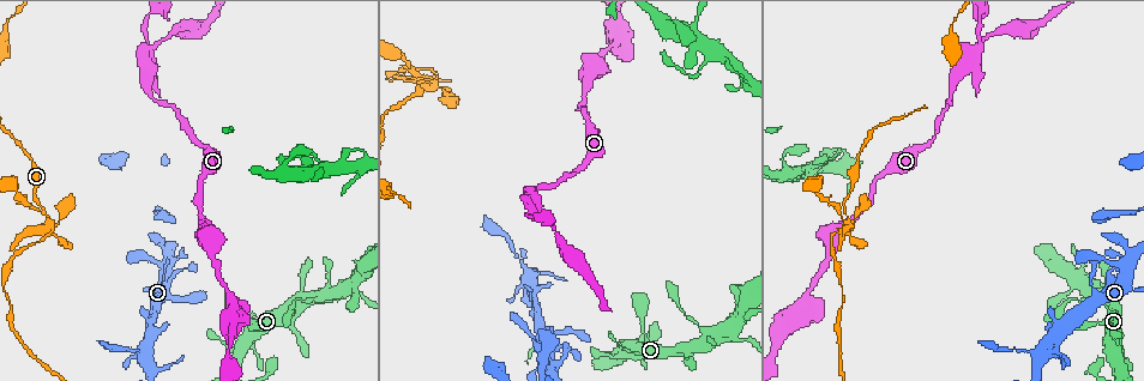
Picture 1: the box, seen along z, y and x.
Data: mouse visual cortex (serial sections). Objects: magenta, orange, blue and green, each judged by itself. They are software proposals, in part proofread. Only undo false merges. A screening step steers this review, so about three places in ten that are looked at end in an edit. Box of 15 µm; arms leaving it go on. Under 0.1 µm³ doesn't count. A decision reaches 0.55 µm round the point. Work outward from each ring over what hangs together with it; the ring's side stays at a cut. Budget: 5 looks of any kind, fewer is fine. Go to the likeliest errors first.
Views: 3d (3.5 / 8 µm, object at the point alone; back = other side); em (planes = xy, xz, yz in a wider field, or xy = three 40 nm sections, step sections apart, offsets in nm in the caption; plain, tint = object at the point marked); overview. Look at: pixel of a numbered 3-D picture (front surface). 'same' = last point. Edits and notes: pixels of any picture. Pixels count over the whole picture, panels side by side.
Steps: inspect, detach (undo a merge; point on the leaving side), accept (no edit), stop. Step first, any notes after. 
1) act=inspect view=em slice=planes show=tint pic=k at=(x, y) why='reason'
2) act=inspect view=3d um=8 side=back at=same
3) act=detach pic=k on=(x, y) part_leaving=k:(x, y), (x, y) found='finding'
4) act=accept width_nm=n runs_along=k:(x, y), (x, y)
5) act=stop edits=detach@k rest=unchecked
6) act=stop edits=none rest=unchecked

act=inspect view=em slice=xy step=2 show=tint pic=1 at=(846, 220) why='two arms at a narrow angle'

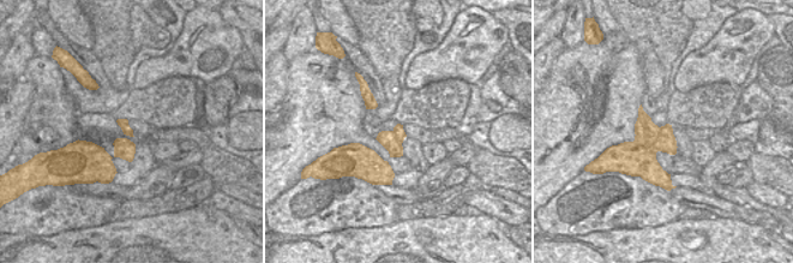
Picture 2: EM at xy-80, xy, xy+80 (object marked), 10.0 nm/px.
act=inspect view=3d um=3.5 at=same why='wider look'

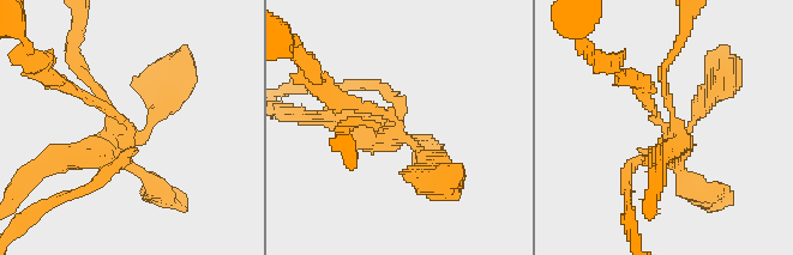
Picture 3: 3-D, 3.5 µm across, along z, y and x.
act=detach pic=3 on=(704, 105) part_leaving=3:(665, 127), (641, 84), (616, 68) found='a second cell is stuck on'

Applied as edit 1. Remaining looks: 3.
act=inspect view=3d um=3.5 pic=1 at=(979, 47) why='thin arm on a thick one'

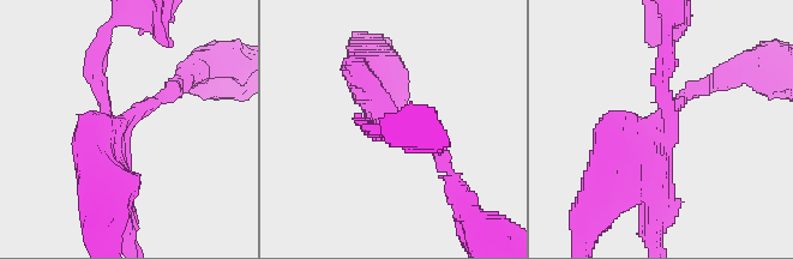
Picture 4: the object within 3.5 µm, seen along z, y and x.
act=inspect view=em slice=xy step=3 show=tint pic=4 at=(123, 126)

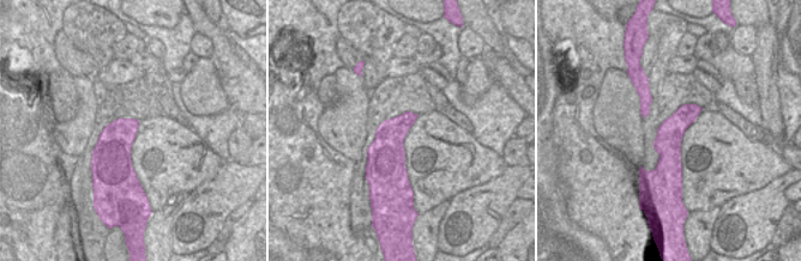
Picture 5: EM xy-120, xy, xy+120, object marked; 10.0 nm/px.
act=detach pic=4 on=(659, 86) width_nm=340 part_leaving=4:(665, 124), (661, 61), (668, 24) found='two cells meet here'

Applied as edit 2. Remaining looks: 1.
act=stop edits=detach@3,detach@4 rest=unchecked

